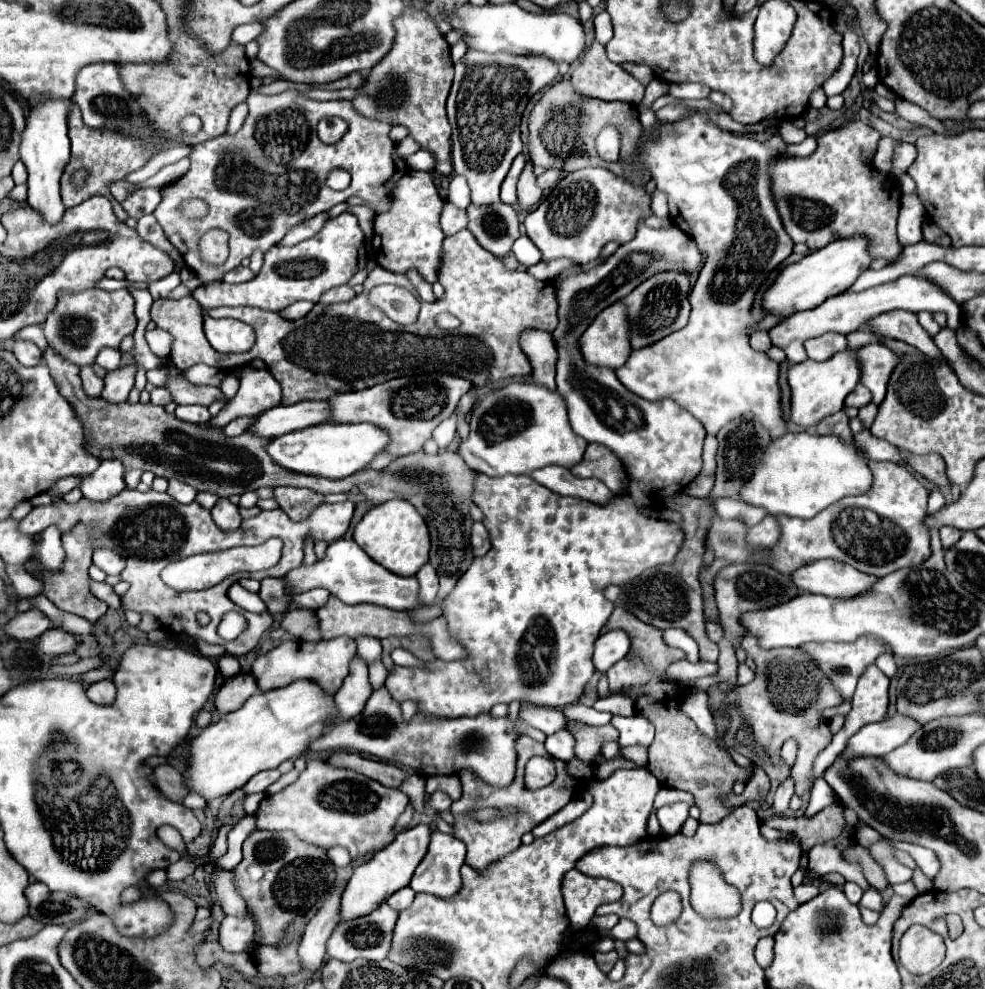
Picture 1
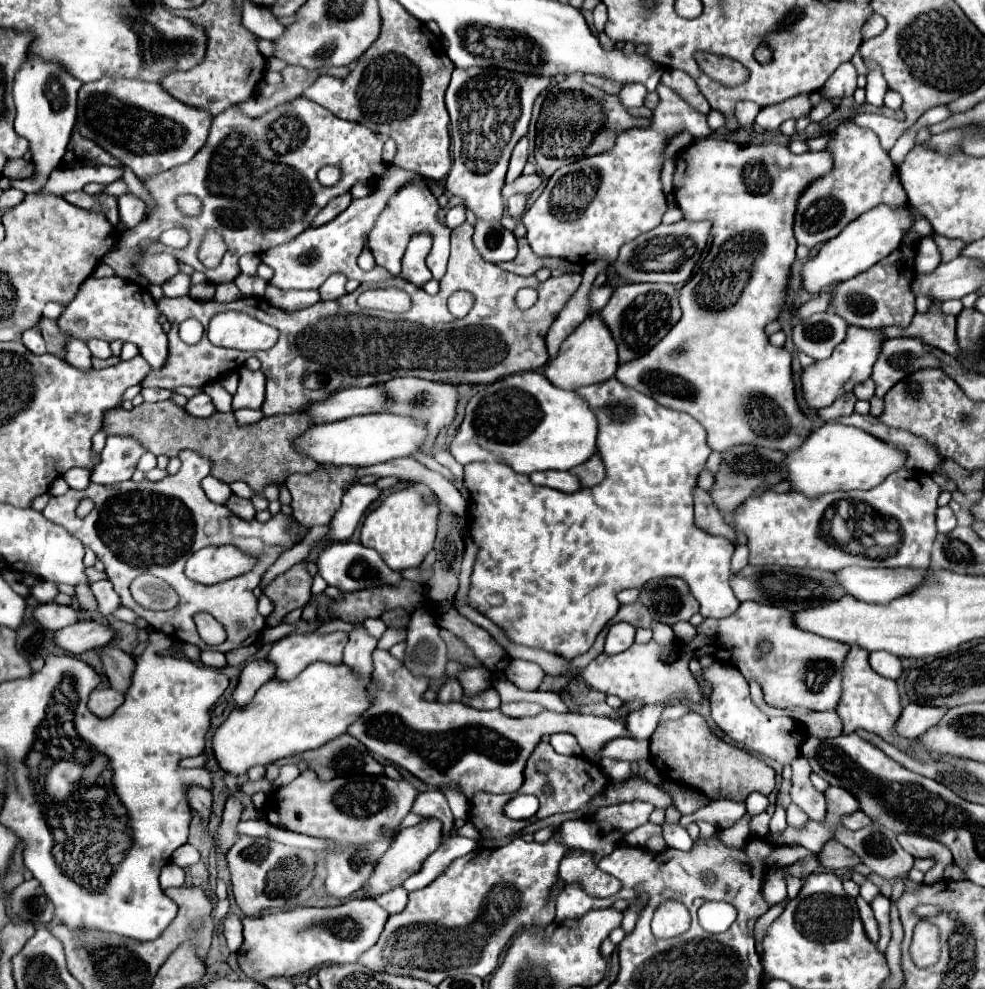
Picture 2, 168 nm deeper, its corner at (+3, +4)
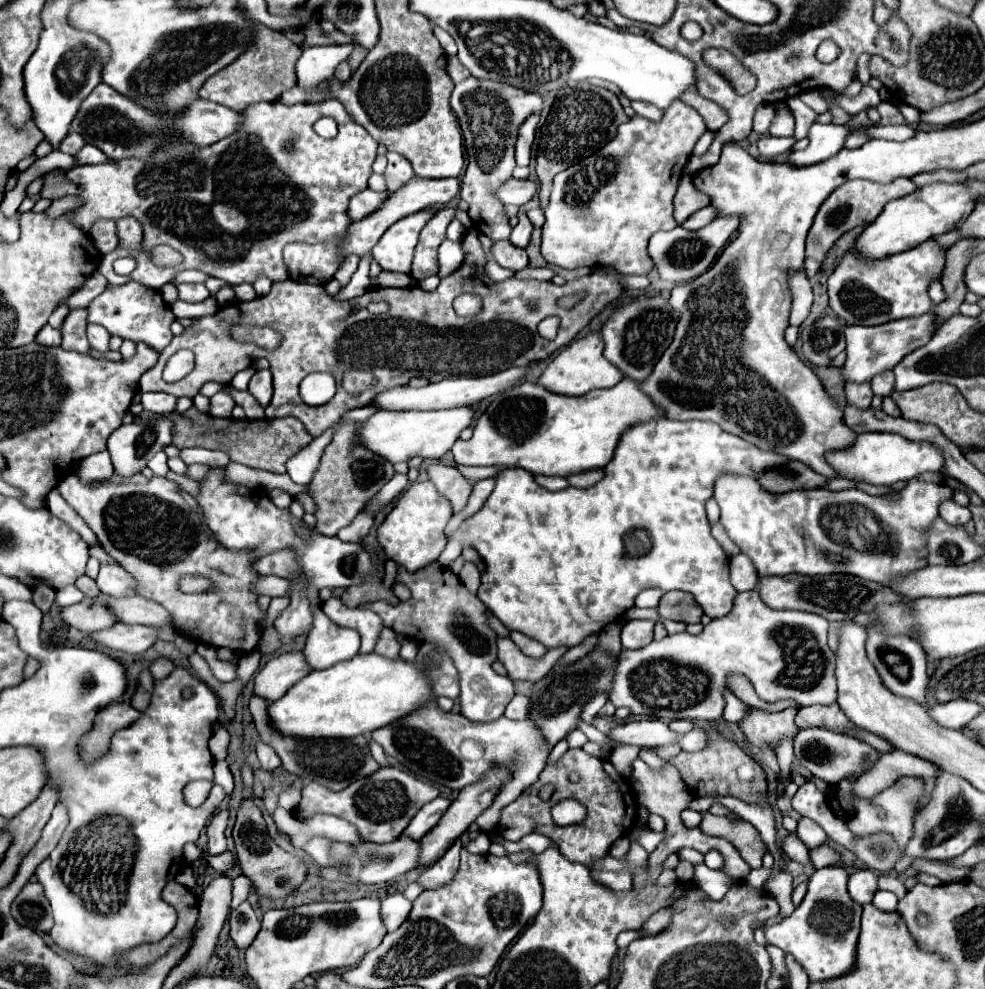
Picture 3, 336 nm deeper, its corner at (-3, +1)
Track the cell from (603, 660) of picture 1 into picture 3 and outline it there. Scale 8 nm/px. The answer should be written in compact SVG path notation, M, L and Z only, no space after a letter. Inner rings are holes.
M628 620L622 626L622 648L636 650L652 642L654 636L654 620Z

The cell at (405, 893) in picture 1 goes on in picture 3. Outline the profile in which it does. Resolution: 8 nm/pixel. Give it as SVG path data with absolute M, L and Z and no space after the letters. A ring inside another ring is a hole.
M400 892L384 898L382 900L382 914L380 916L382 916L386 932L392 932L392 930L400 928L400 924L408 918L410 910L412 910L412 902L406 900Z

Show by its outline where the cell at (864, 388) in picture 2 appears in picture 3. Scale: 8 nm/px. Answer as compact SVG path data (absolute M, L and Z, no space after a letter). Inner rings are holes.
M886 370L884 374L876 374L876 378L872 378L872 390L874 390L874 394L890 396L892 390L894 390L894 374L892 374L892 370Z

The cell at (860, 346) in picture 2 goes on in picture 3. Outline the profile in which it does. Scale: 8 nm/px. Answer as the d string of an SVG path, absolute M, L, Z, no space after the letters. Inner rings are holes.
M932 312L916 316L916 318L904 318L904 320L892 320L880 326L848 326L846 328L846 352L848 358L842 366L844 380L854 382L870 382L876 374L884 370L892 370L904 356L918 350L920 346L928 344L932 334L938 330L940 322Z

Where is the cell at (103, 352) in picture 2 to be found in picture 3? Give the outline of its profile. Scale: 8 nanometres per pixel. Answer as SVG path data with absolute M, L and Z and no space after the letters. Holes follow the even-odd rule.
M88 324L86 332L88 332L88 342L90 342L90 348L94 348L94 350L98 350L98 352L106 352L106 350L108 350L108 340L110 340L110 334L108 334L108 330L104 330L104 326Z

